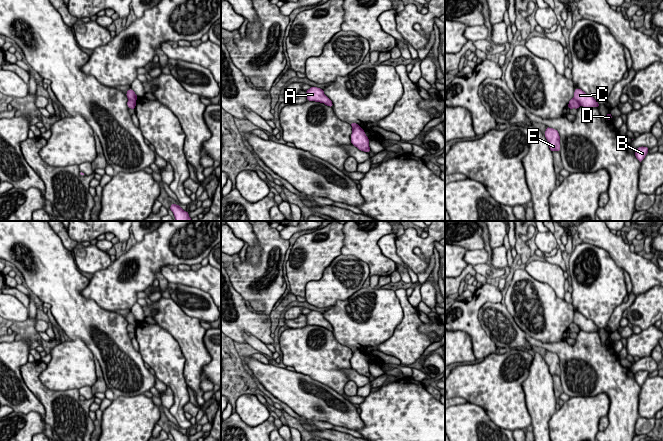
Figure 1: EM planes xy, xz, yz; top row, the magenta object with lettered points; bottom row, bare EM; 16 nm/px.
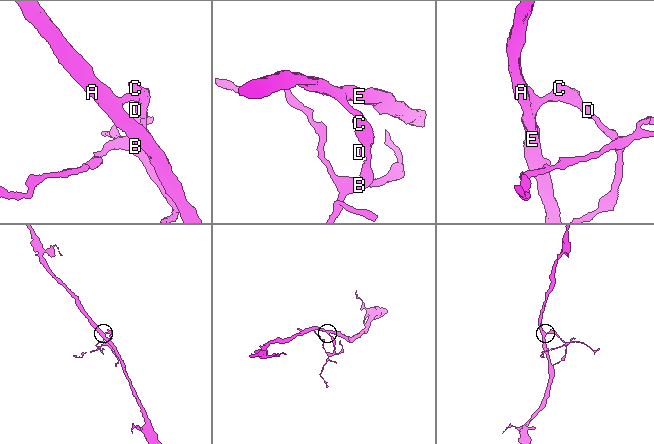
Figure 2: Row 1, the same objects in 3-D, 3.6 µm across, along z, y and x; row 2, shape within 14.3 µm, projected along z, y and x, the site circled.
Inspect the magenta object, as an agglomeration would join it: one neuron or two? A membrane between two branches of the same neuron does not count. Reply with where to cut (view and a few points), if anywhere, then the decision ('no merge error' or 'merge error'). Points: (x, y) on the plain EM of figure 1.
cut in yz along (573, 321), (580, 329); merge error

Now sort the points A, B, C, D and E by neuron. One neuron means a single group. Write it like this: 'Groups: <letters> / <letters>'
Groups: A E / B C D

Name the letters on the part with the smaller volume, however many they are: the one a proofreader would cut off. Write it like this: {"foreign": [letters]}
{"foreign": ["B", "C", "D"]}

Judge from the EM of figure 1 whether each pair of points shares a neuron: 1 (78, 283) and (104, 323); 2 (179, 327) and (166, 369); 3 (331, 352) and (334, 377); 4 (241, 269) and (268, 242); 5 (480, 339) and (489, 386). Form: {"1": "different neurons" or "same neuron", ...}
{"1": "same neuron", "2": "different neurons", "3": "same neuron", "4": "same neuron", "5": "different neurons"}

